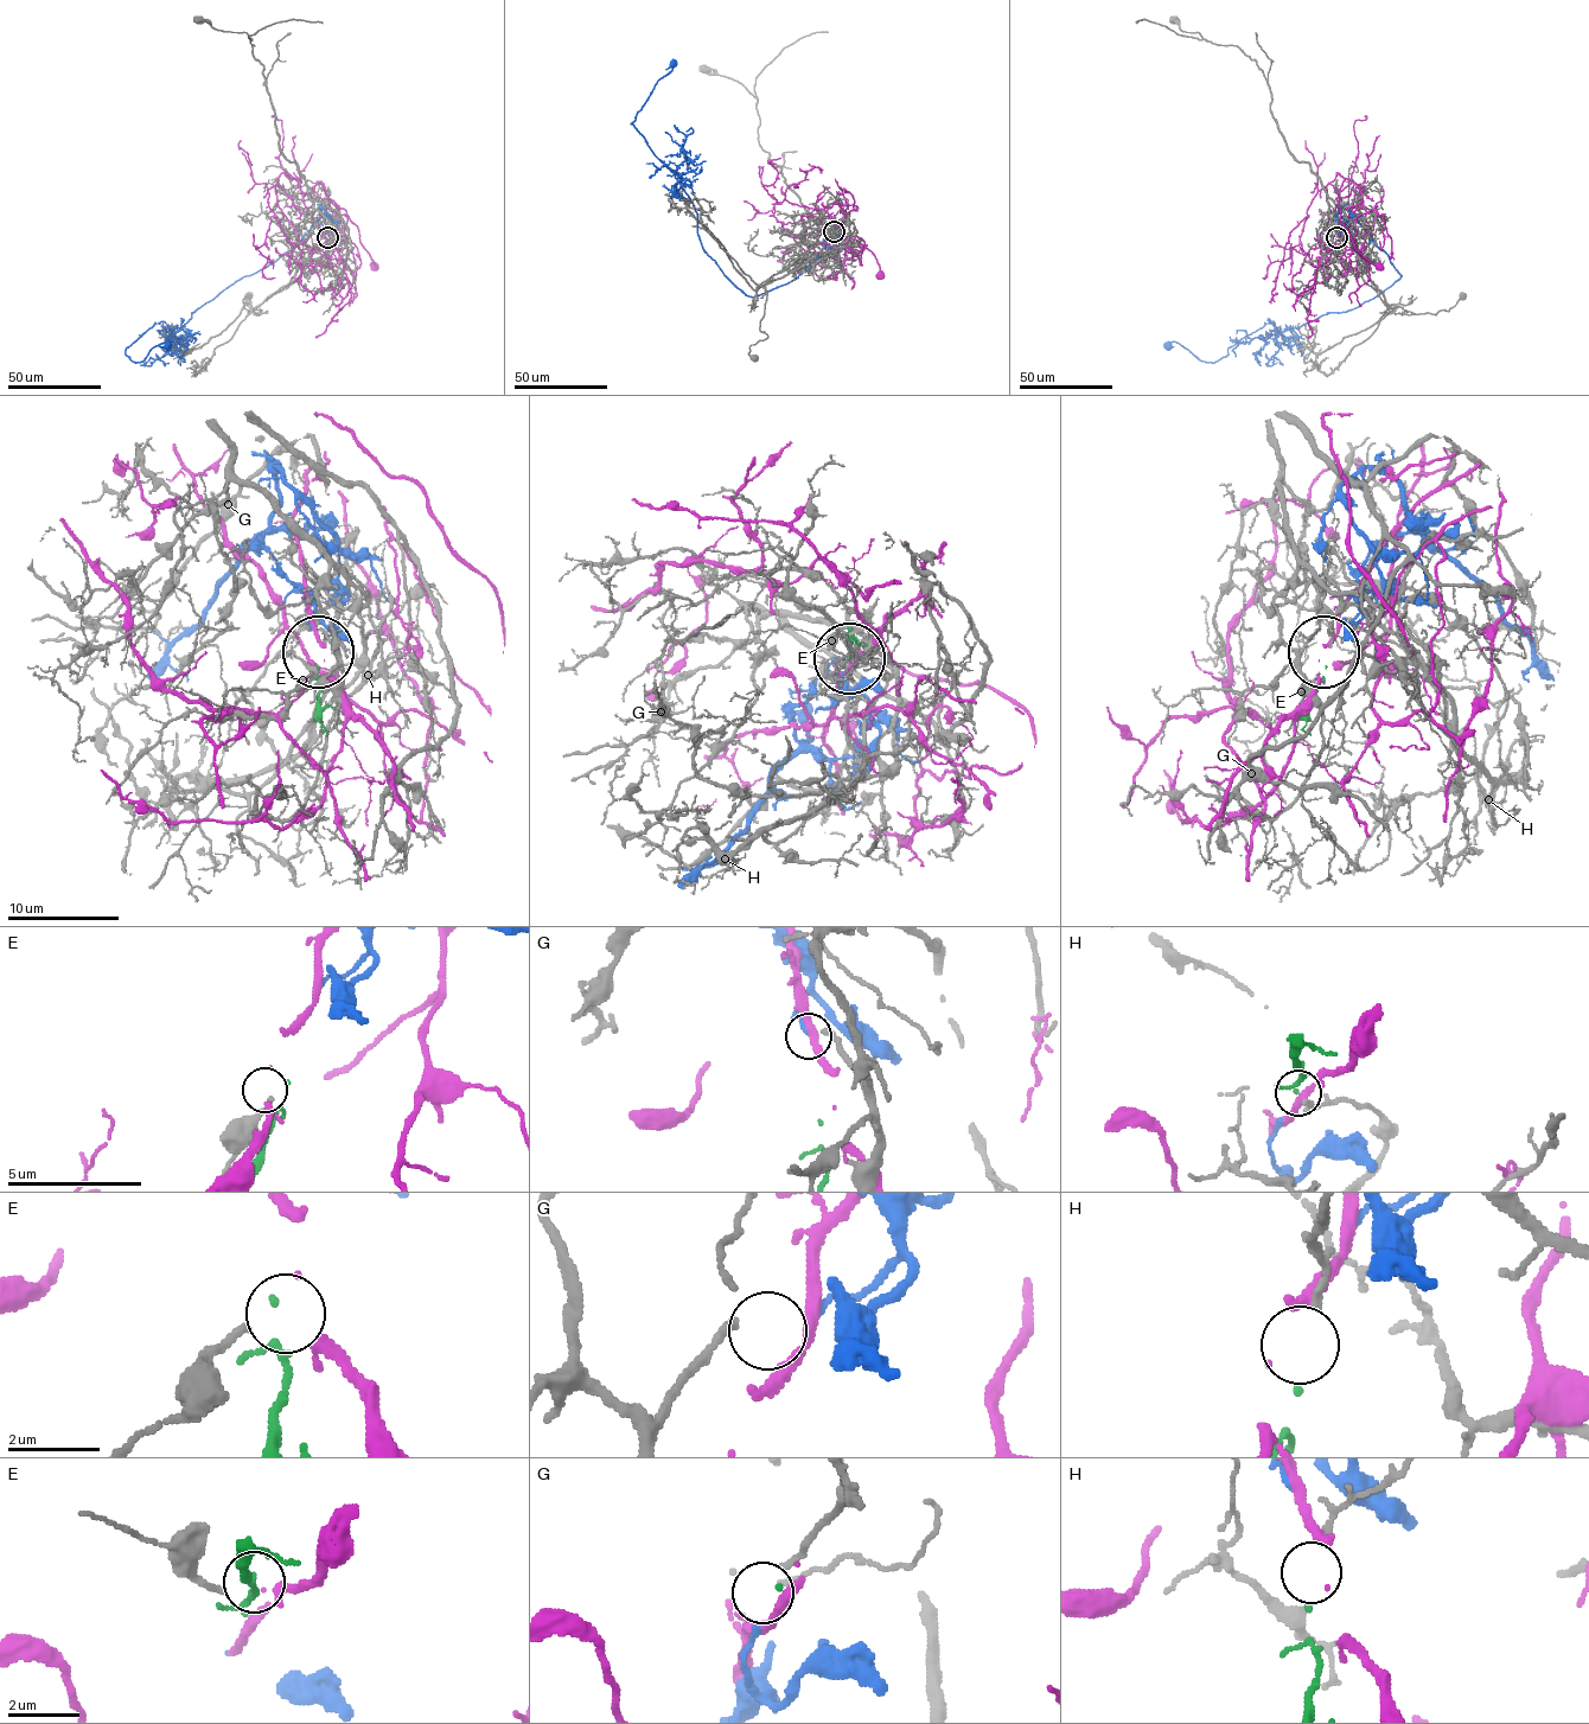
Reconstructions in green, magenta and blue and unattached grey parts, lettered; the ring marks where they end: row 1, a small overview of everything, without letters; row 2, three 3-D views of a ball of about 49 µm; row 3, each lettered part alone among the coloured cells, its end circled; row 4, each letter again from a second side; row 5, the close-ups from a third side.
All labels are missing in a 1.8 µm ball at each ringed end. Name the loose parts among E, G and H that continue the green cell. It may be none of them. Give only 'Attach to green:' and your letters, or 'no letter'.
Attach to green: H

